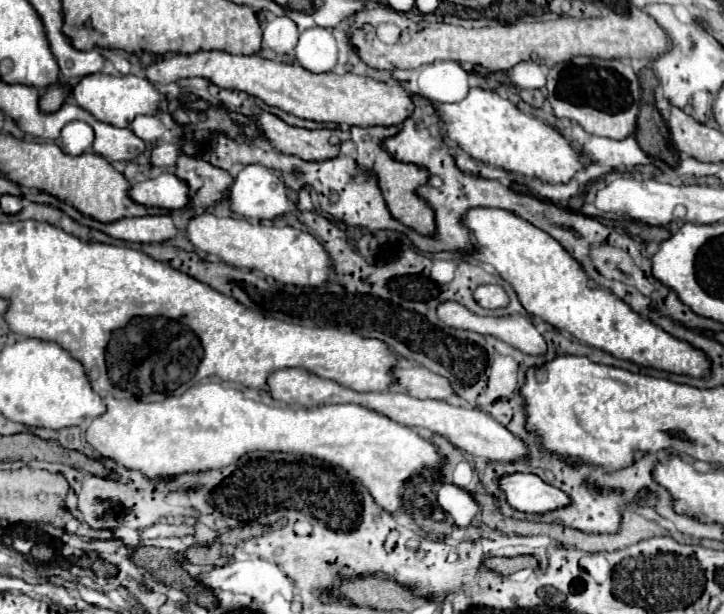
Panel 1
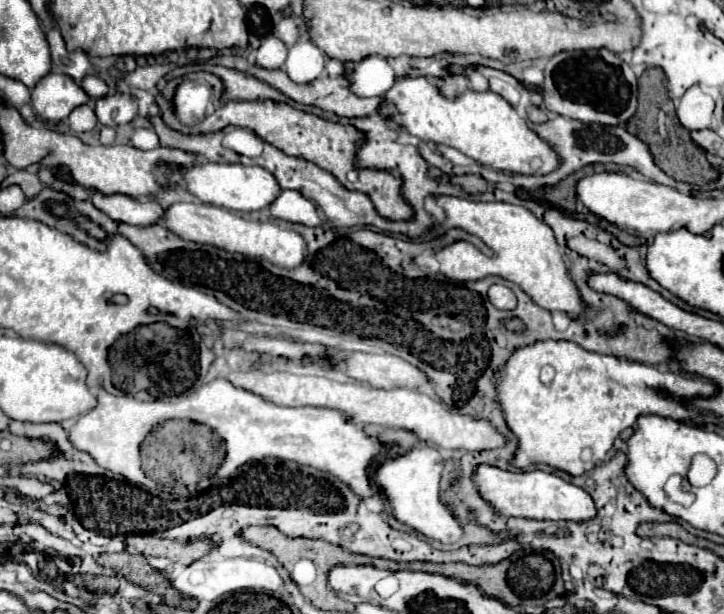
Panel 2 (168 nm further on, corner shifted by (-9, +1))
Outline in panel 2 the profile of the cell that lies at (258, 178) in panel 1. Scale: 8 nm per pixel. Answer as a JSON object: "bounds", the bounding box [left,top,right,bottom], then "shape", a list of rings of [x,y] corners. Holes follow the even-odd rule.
{"bounds":[177,164,281,212],"shape":[[[193,164],[189,168],[179,168],[177,176],[185,190],[199,198],[205,204],[213,204],[219,208],[235,210],[235,212],[257,212],[265,210],[281,192],[273,174],[269,174],[261,166],[243,166],[243,164]]]}

